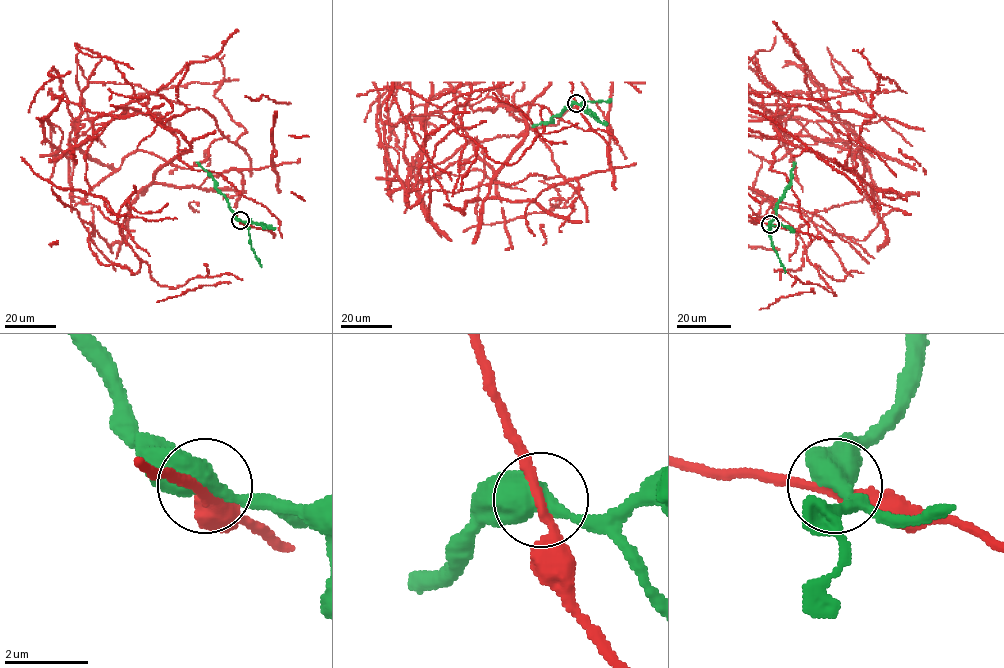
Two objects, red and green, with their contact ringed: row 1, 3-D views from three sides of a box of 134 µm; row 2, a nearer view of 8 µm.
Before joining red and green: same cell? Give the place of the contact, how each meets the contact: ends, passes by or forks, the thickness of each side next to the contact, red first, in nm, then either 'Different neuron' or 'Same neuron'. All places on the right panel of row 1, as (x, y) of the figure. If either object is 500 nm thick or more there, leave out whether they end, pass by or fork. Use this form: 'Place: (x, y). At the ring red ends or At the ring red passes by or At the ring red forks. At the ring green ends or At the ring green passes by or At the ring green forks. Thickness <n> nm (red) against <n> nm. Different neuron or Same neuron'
Place: (770, 224). Thickness 220 nm (red) against 550 nm. Same neuron

